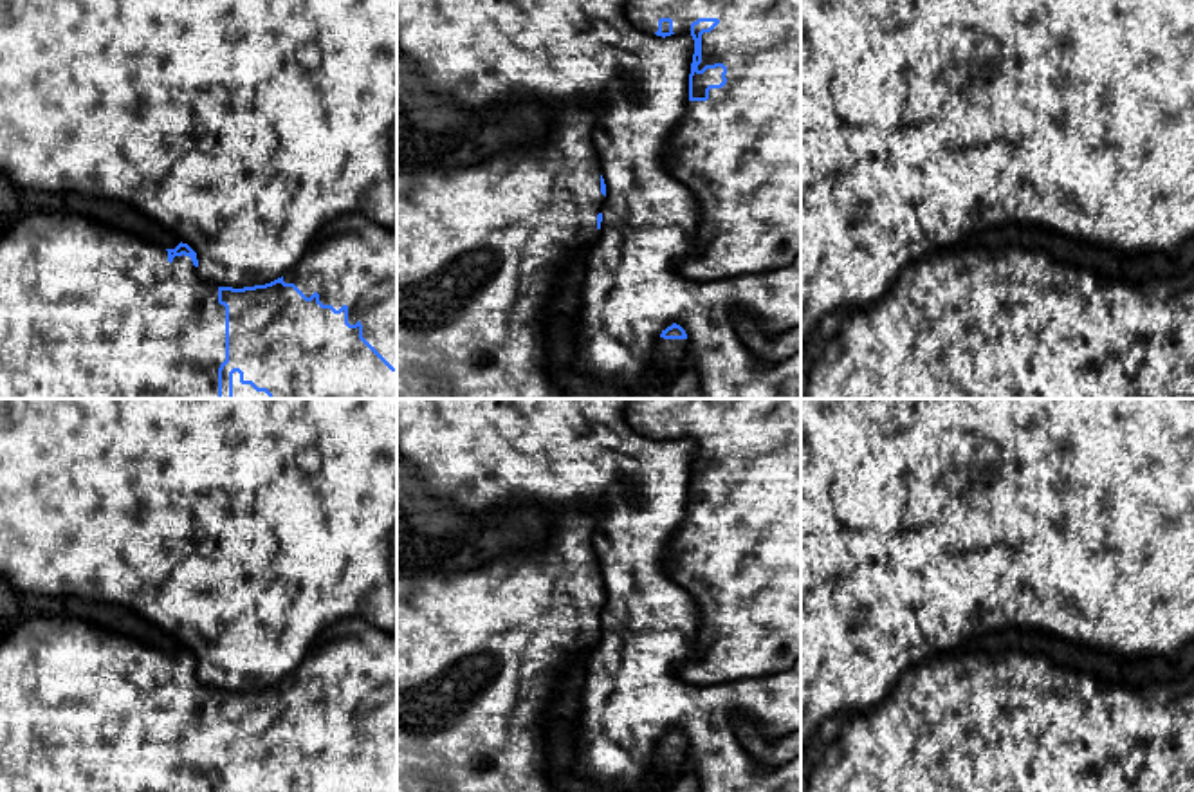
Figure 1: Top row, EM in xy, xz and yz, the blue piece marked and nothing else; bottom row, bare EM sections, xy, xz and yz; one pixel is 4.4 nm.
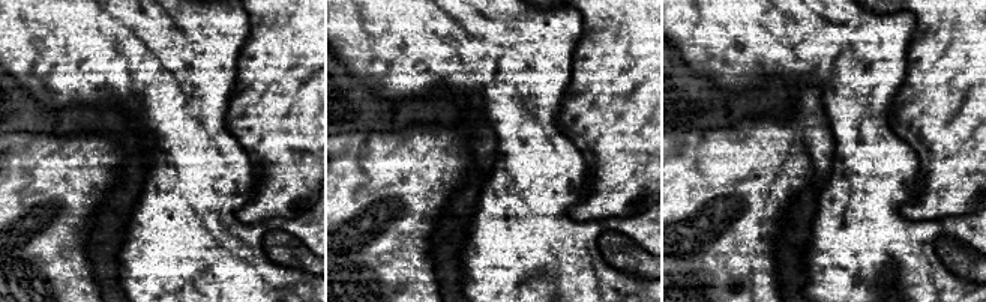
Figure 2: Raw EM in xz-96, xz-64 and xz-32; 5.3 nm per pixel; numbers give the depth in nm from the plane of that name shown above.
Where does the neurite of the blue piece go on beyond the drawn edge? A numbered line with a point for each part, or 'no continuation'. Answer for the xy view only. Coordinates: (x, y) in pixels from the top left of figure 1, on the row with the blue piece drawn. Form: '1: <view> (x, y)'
1: xy (352, 260)

